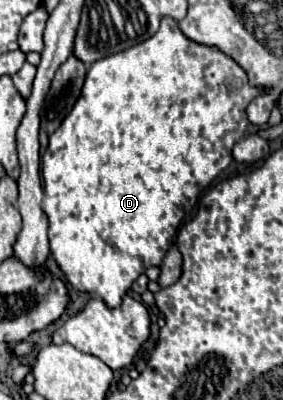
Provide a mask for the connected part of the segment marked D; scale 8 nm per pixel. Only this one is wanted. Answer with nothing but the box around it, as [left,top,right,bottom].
[42,18,262,308]

